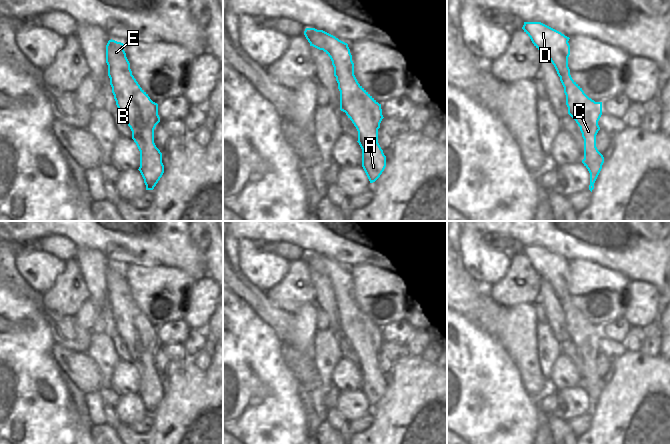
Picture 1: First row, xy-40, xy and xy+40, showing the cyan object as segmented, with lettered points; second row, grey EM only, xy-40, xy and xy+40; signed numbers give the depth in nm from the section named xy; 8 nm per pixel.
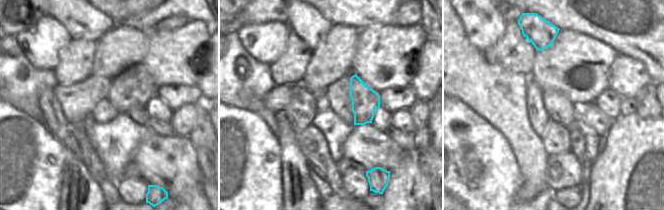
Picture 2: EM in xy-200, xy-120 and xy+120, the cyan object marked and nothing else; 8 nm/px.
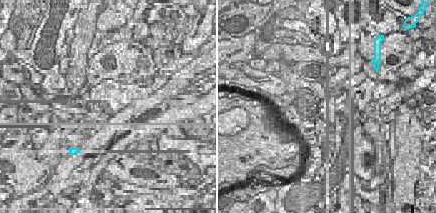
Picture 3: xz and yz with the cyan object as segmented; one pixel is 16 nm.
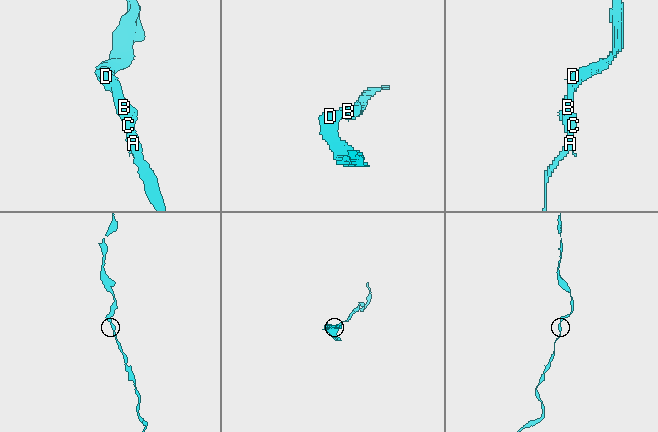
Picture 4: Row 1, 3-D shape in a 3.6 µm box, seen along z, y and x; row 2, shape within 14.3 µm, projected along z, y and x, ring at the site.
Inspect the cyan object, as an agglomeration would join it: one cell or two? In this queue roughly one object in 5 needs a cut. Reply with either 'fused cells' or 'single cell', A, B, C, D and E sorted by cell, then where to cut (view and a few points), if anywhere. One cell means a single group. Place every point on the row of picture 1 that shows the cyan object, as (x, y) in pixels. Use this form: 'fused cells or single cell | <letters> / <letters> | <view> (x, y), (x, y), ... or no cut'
single cell | A B C D E | no cut

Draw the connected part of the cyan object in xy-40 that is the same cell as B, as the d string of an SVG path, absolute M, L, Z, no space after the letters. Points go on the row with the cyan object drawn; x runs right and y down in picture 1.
M112 39L108 41L106 63L116 105L140 151L138 170L146 190L153 190L164 173L162 153L154 143L154 129L160 122L158 104L150 99L132 75L123 43Z

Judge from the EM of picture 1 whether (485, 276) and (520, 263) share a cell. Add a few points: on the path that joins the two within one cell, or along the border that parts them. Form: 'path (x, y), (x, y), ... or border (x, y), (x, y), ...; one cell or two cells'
border (510, 256), (508, 270), (500, 279), (492, 284); two cells

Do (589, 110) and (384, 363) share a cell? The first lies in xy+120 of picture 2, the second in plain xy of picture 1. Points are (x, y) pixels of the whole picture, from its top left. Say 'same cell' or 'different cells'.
different cells

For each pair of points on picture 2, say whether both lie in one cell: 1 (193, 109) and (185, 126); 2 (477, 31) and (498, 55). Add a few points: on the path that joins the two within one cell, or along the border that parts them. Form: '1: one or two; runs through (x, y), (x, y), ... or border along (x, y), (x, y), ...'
1: one; runs through (192, 113), (185, 122)
2: two; border along (505, 28), (503, 33), (482, 51)

